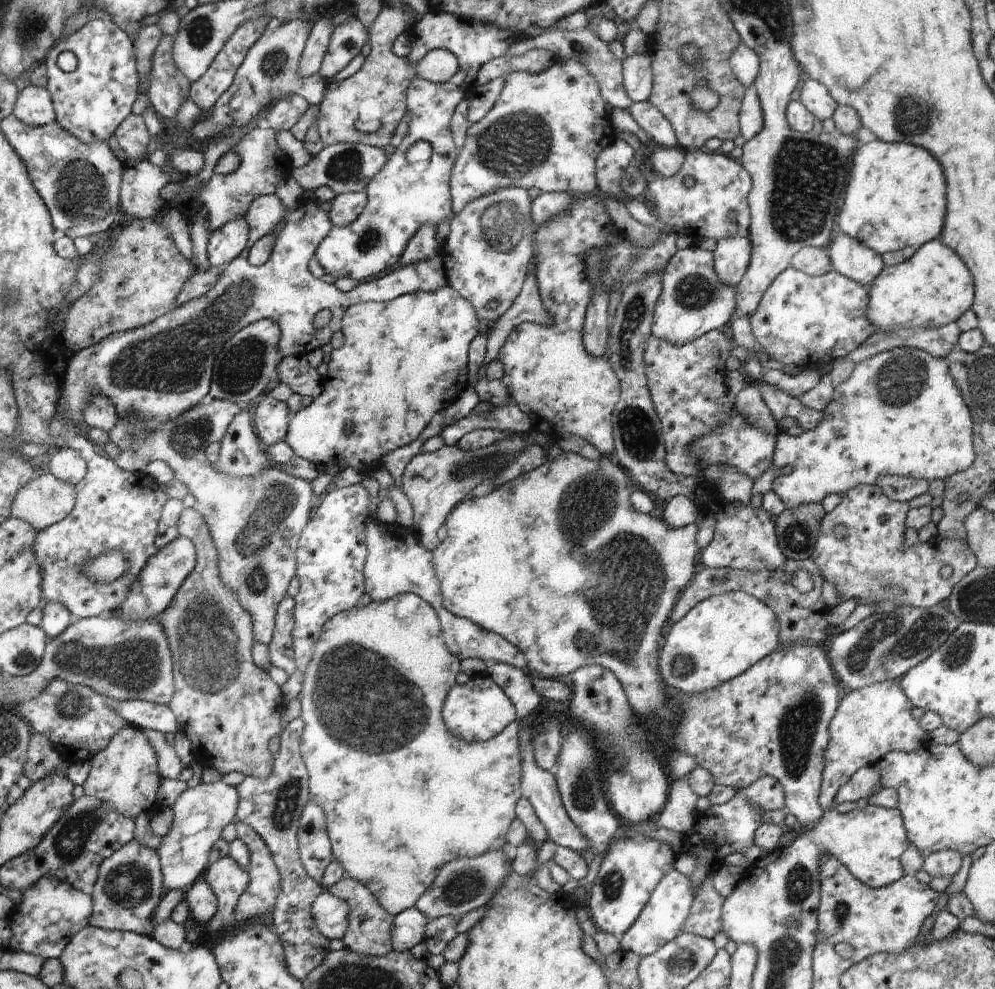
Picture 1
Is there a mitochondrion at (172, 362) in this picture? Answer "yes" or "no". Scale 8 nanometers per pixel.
yes

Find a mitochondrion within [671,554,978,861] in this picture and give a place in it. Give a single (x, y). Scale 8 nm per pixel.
(890, 639)

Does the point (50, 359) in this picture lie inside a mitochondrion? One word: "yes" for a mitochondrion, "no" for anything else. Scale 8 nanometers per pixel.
no

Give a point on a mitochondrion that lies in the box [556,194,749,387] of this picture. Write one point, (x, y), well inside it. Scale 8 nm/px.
(631, 322)

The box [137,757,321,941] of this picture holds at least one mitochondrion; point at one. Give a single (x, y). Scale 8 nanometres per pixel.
(283, 810)

